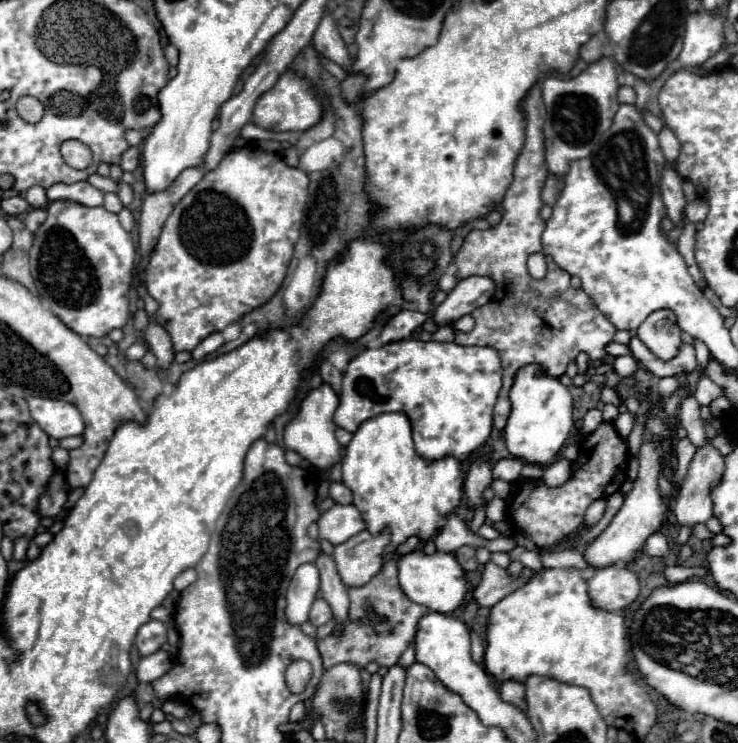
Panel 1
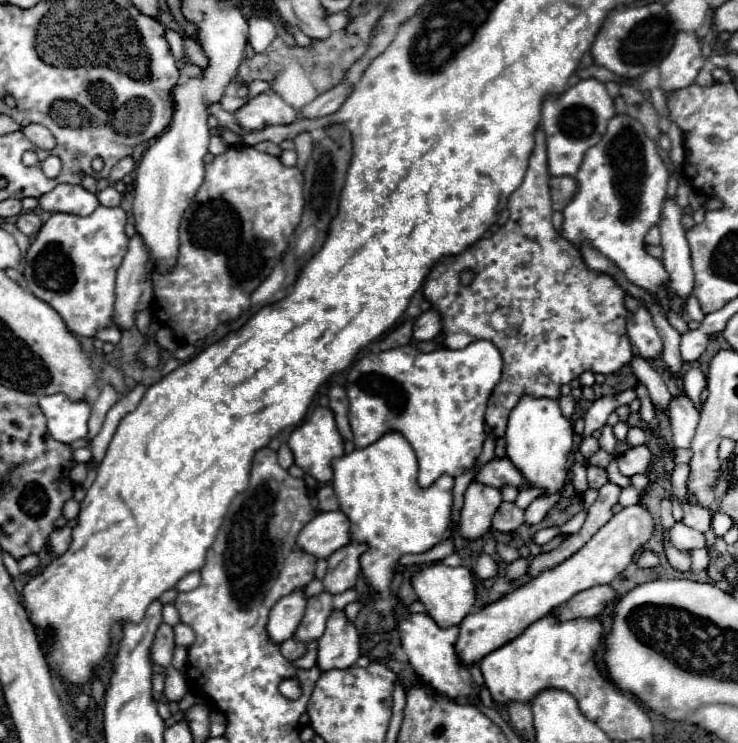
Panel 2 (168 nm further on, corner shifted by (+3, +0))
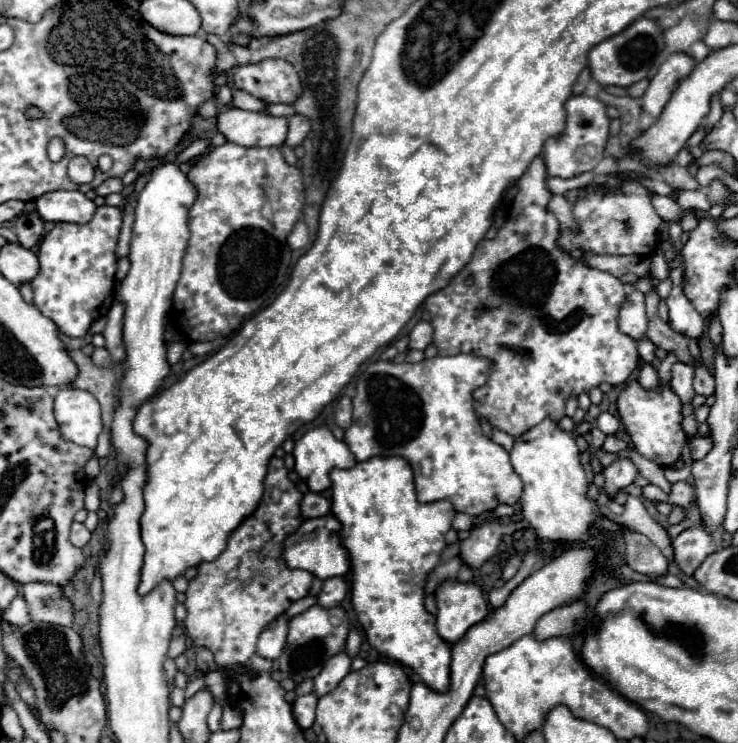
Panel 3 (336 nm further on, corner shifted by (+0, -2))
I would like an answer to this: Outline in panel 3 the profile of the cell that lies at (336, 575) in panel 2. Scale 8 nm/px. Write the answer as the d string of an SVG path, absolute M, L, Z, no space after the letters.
M329 578L323 582L323 590L317 596L317 604L321 608L335 608L347 594L347 584L343 578Z

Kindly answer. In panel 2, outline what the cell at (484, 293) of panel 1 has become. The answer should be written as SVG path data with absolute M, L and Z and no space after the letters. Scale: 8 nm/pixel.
M428 310L420 314L414 322L414 338L416 340L432 340L442 330L442 316L438 310Z

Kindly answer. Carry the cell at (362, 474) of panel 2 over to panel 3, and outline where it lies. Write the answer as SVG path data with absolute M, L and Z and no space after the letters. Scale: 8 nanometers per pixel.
M399 456L359 462L349 470L335 468L331 472L331 482L331 512L341 522L339 538L351 560L351 604L359 624L365 628L367 642L379 654L411 668L429 688L445 692L449 688L451 648L439 638L439 634L435 634L435 616L425 610L425 582L445 550L445 534L449 532L455 514L451 502L417 502L413 470L407 460Z

